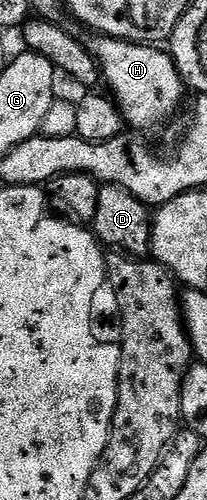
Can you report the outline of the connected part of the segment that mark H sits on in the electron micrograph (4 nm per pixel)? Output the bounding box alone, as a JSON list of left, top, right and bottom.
[85,35,188,130]

